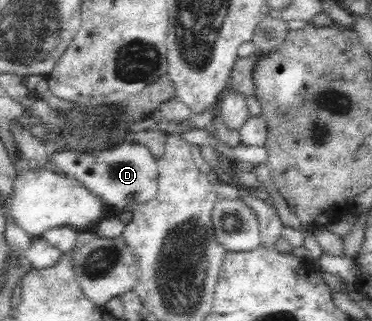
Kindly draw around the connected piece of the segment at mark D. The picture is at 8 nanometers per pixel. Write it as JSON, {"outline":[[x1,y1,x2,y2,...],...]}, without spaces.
{"outline":[[127,141,117,148,95,154,61,151,54,153,54,159,66,174,75,177,75,180,97,196,101,203,113,206,119,212,148,202,155,196,155,190,157,190,156,158,141,144]]}

